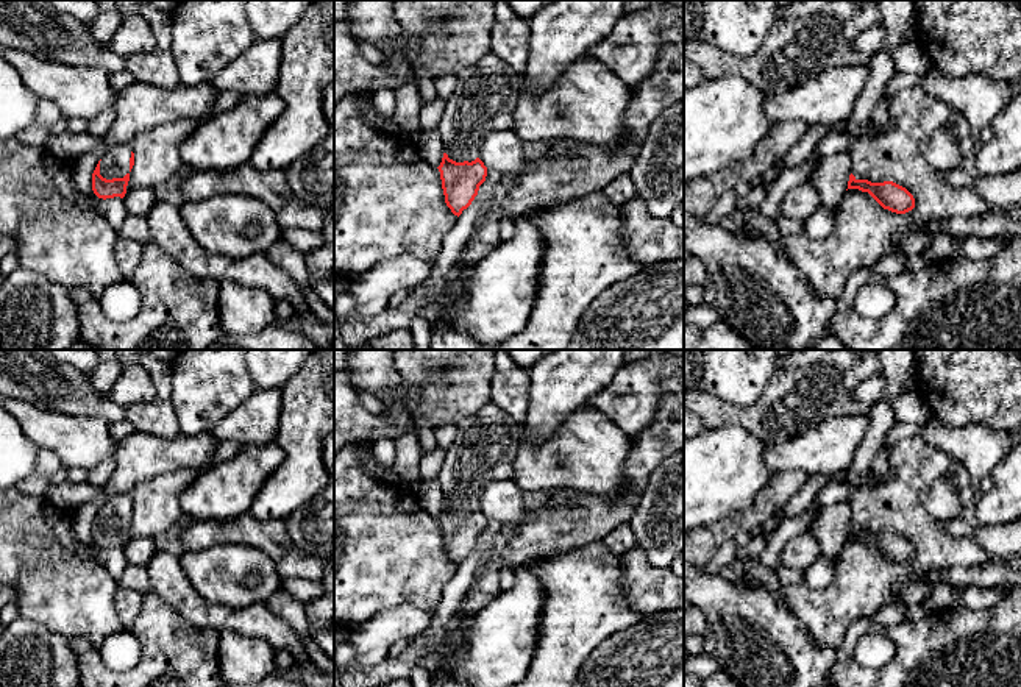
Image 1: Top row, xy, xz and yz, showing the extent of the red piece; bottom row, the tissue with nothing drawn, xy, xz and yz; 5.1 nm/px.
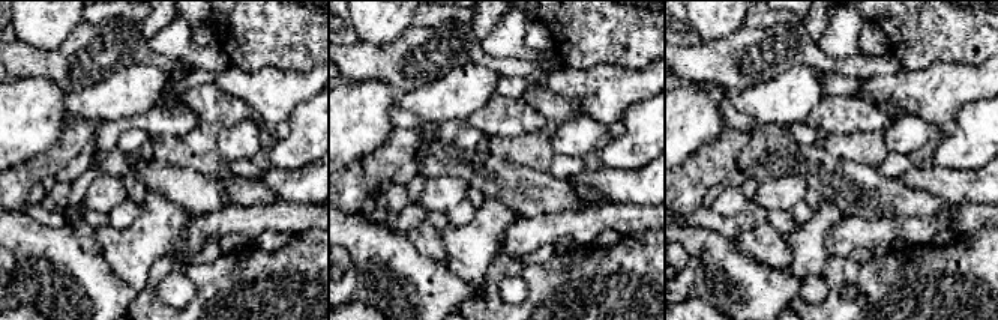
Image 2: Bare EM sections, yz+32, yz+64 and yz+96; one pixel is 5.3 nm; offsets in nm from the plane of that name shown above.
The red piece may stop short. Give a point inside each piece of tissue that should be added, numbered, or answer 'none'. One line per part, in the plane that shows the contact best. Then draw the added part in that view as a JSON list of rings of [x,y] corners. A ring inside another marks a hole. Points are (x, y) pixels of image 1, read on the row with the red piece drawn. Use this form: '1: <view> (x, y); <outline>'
1: xy (114, 163); [[[117,144],[109,147],[109,150],[101,156],[100,175],[106,180],[123,178],[130,173],[131,151],[131,144]]]

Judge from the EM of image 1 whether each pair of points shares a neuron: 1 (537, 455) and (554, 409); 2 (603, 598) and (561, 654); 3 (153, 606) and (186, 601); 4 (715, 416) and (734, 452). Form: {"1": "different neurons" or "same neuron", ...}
{"1": "different neurons", "2": "same neuron", "3": "different neurons", "4": "different neurons"}

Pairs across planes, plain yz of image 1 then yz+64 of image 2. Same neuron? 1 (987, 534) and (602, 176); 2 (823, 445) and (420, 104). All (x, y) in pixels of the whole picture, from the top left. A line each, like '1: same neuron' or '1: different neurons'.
1: same neuron
2: same neuron

